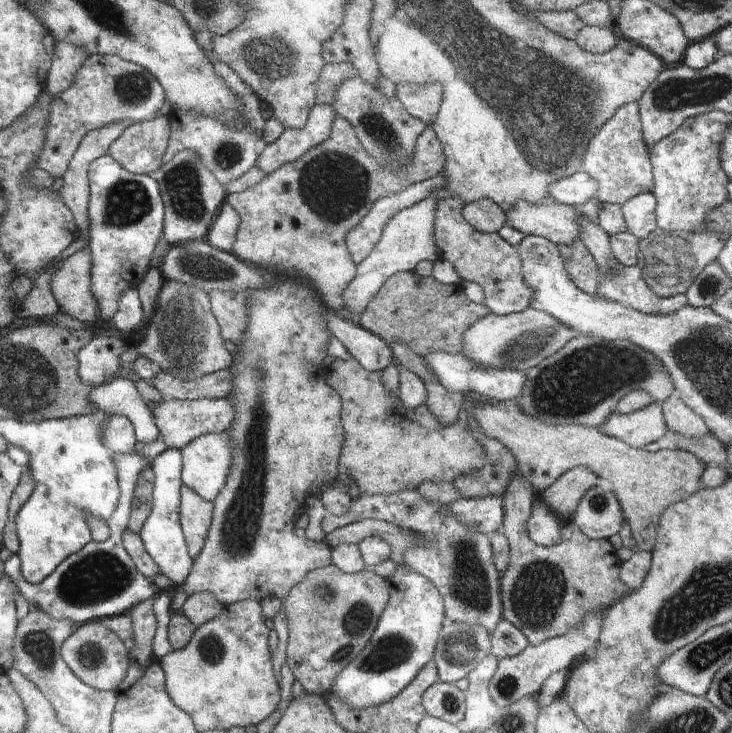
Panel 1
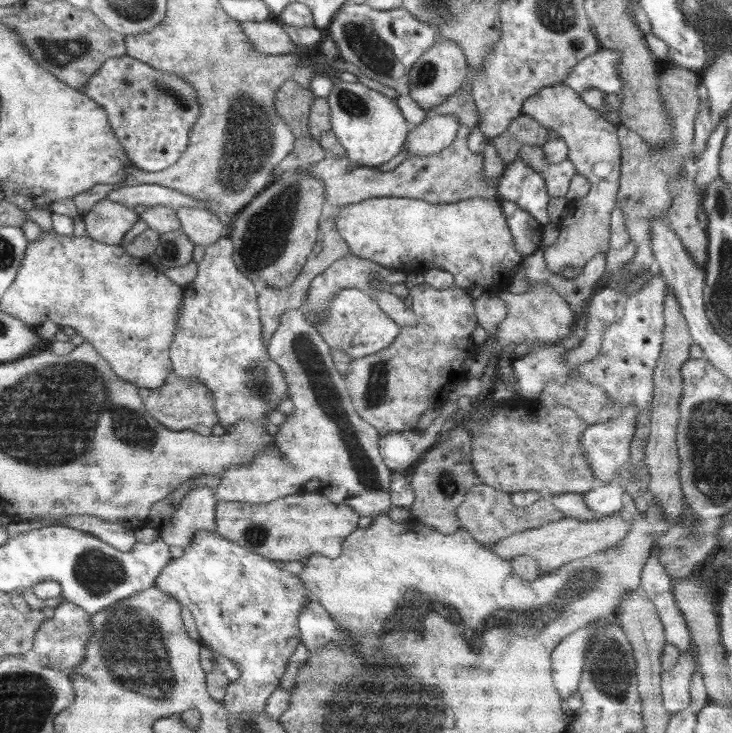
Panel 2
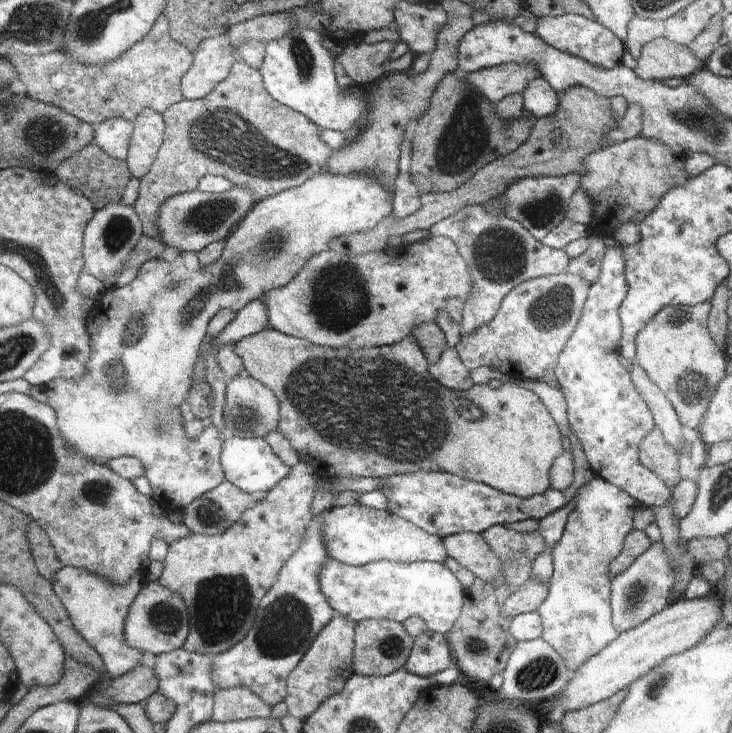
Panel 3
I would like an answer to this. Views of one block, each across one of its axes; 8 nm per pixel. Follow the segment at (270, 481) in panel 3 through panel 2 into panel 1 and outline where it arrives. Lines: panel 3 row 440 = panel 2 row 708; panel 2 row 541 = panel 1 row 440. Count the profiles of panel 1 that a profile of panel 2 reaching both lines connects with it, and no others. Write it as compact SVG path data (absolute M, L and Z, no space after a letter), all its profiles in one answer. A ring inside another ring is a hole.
M227 431L210 432L199 436L180 449L181 481L184 486L194 490L200 498L213 503L220 490L228 482L228 474L232 470L232 438Z

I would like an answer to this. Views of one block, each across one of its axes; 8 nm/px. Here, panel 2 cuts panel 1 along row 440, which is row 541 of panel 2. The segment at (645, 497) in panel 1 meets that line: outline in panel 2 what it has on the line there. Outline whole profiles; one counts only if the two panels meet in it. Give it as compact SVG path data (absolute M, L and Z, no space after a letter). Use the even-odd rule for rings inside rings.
M618 513L607 515L605 519L592 520L564 517L556 521L550 520L538 528L511 533L487 548L507 561L511 561L515 556L531 556L536 560L540 574L549 575L569 562L619 546L630 532L631 523L626 523Z

